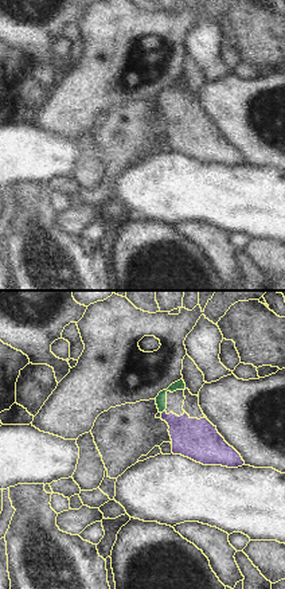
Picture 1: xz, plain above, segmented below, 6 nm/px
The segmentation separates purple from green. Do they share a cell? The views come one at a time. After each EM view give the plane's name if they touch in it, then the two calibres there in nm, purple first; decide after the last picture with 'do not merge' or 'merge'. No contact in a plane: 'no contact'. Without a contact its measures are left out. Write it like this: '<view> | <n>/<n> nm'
xz | 240/60 nm

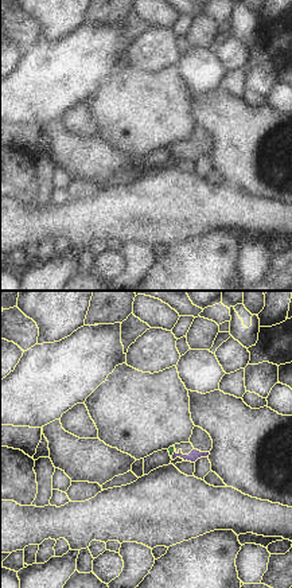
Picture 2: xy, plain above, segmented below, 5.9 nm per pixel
xy | 70/50 nm

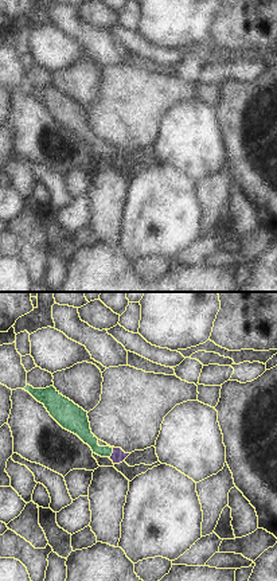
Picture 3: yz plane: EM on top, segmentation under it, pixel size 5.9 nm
yz | 80/110 nm

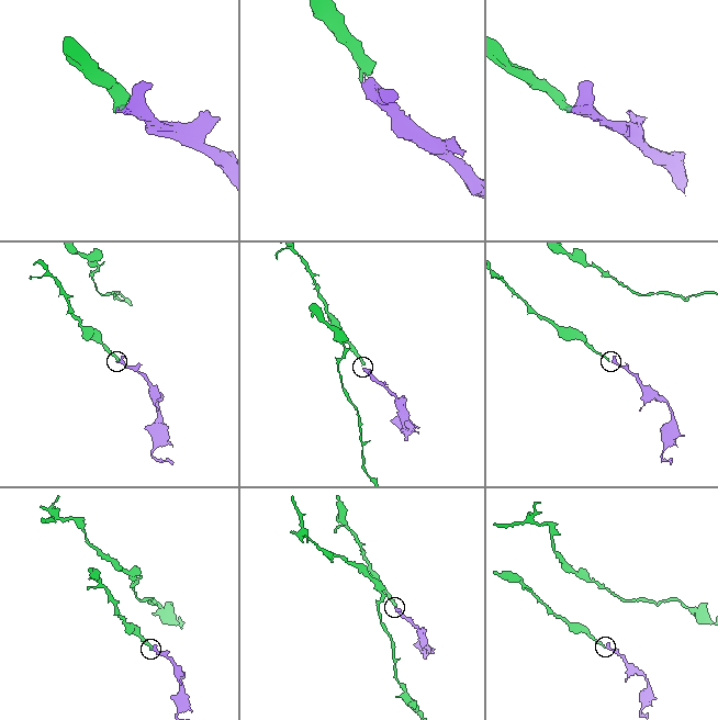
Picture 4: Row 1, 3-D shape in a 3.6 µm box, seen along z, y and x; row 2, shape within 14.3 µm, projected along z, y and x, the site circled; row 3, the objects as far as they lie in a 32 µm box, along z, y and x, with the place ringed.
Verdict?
merge

